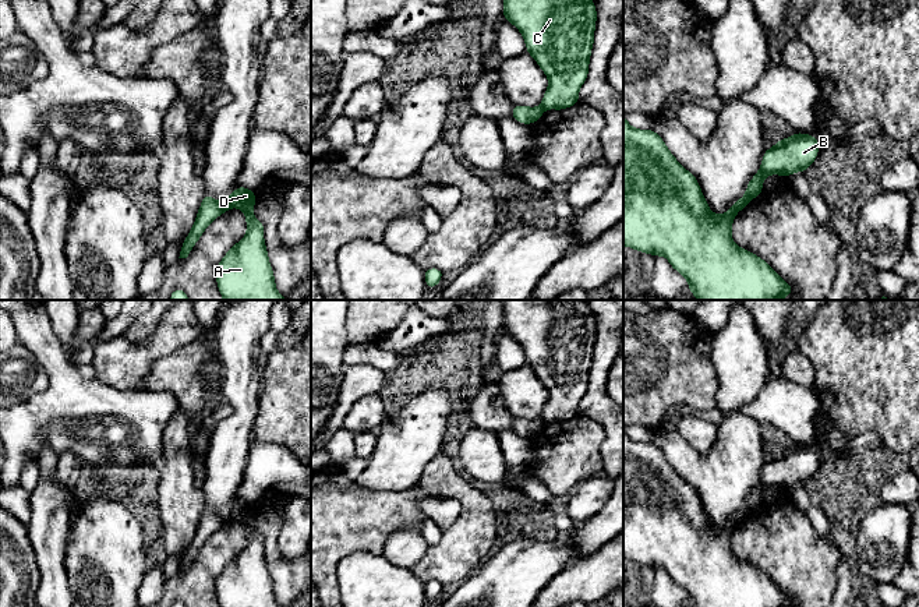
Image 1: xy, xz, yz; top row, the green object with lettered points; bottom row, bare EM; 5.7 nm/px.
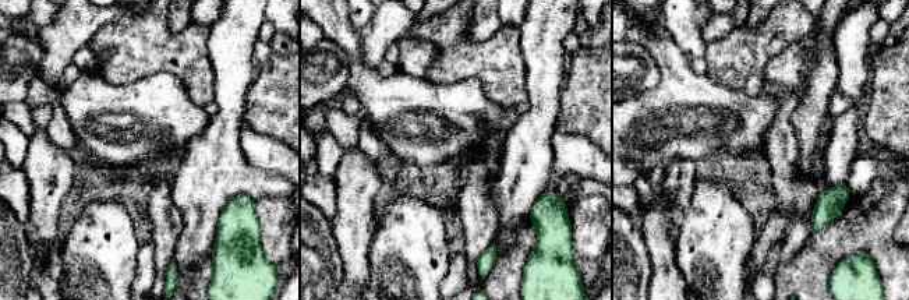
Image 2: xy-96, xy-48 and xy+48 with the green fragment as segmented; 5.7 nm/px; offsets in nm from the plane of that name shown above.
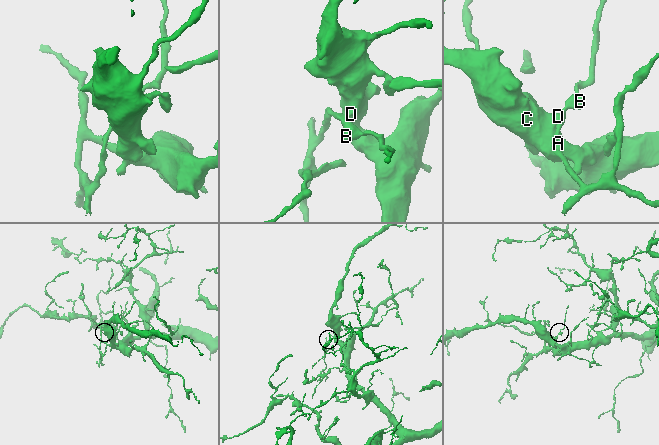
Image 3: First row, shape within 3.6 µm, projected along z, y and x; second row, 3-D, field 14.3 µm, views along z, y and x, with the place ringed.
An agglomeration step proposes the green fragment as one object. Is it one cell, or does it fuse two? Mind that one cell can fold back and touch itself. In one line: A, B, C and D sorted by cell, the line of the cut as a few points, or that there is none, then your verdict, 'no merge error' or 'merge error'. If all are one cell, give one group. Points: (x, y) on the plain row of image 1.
A C D / B | xy (229, 510), (230, 519) | merge error

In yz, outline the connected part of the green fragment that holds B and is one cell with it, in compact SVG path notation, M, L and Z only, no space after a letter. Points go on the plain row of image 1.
M796 445L789 452L781 451L766 462L759 484L746 498L745 519L763 504L763 494L770 487L791 488L795 484L805 486L819 466L820 456L814 448Z

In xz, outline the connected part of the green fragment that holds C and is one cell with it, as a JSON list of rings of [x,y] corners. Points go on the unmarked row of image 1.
[[[503,300],[503,332],[523,347],[527,366],[548,389],[548,400],[541,413],[544,423],[568,421],[579,414],[579,403],[588,388],[597,322],[586,300]]]

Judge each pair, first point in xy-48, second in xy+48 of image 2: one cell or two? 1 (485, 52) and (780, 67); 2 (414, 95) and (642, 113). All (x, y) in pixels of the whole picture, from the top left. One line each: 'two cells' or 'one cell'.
1: one cell
2: one cell

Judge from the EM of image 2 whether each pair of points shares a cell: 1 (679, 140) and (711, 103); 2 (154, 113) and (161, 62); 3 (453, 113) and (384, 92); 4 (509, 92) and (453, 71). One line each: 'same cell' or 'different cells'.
1: same cell
2: different cells
3: same cell
4: same cell

